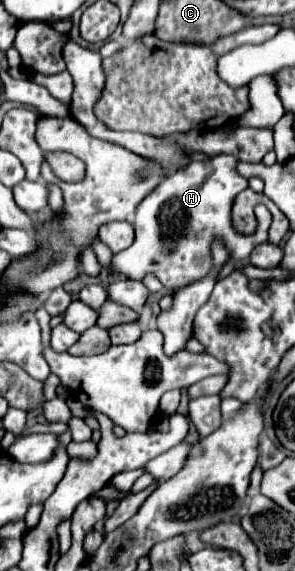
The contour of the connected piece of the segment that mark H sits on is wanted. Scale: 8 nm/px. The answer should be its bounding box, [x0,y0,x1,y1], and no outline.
[113,155,272,289]

